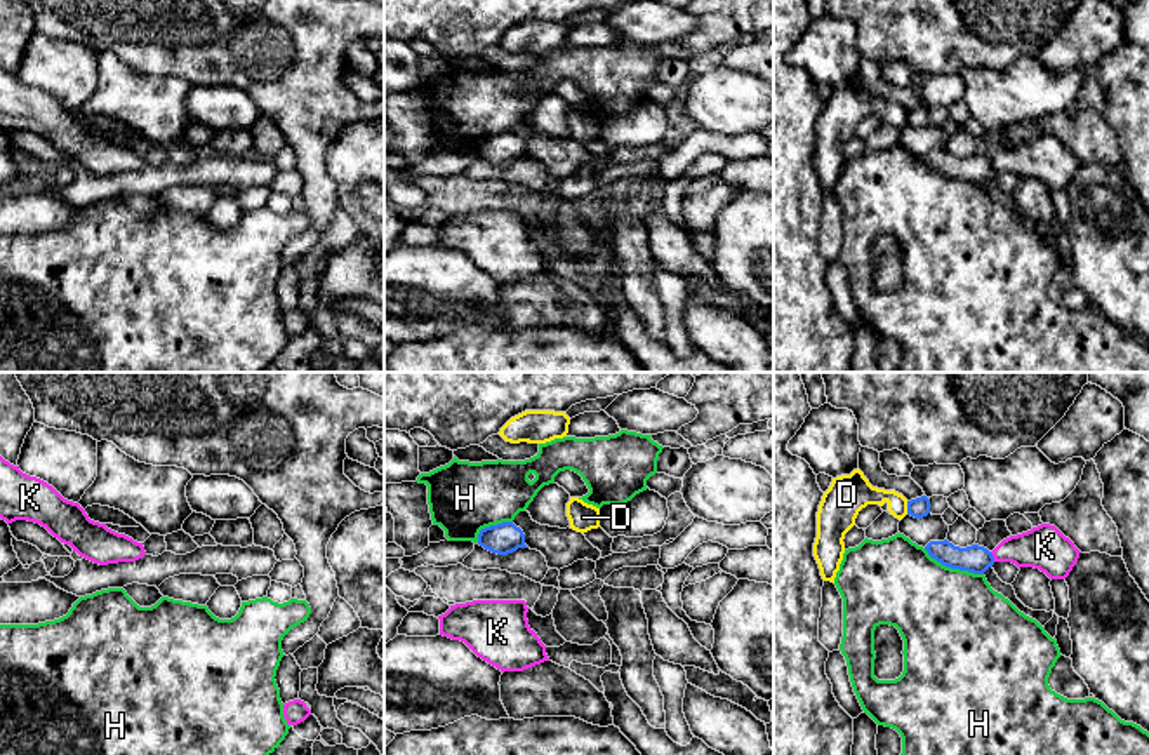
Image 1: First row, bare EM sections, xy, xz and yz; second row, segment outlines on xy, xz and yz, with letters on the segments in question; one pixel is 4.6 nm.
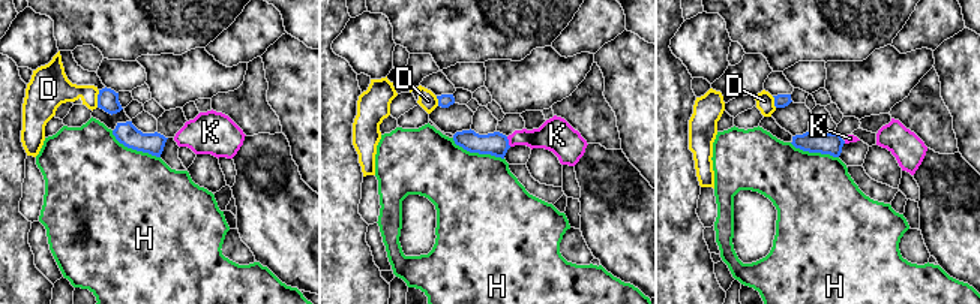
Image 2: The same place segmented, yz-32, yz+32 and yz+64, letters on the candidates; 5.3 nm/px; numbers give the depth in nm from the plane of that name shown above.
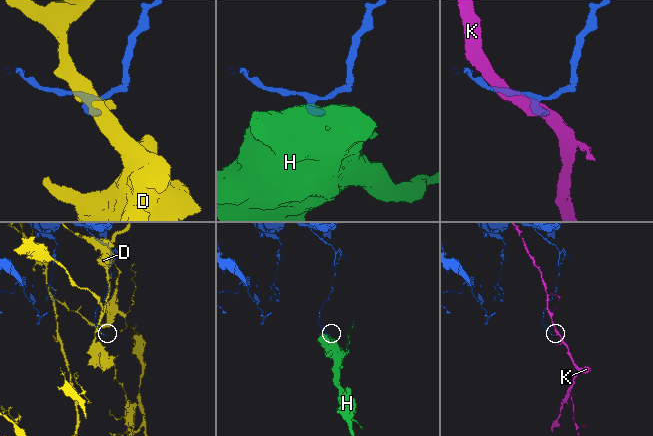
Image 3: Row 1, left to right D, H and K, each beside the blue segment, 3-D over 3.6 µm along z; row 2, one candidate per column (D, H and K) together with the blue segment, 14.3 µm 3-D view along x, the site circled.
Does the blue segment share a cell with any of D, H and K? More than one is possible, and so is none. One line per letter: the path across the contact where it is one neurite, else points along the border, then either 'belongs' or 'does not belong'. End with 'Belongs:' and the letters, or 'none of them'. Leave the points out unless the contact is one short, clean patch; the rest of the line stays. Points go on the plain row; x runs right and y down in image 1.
D: does not belong
H: border along yz (923, 159), (946, 176), (982, 185); does not belong
K: border along yz (989, 162), (995, 171); does not belong
Belongs: none of them

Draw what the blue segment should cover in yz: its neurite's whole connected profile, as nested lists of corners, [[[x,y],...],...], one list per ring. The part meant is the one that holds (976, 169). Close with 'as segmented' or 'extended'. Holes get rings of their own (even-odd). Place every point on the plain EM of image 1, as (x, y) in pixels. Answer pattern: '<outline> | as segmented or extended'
[[[944,150],[930,151],[925,160],[942,176],[973,184],[984,184],[994,174],[993,164],[979,155],[960,158]]] | as segmented

